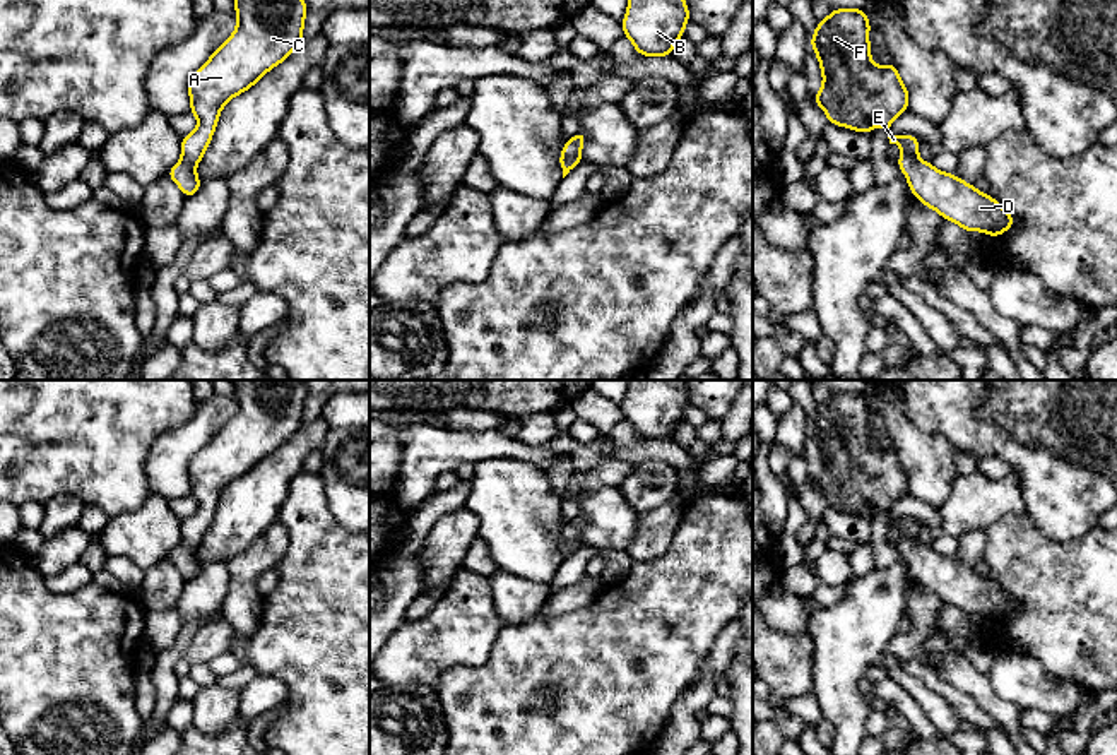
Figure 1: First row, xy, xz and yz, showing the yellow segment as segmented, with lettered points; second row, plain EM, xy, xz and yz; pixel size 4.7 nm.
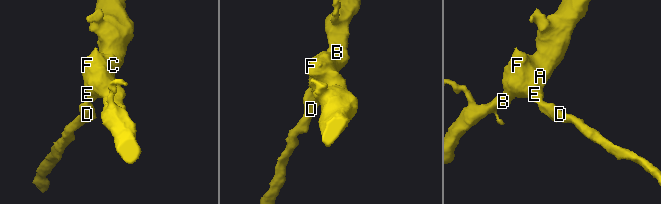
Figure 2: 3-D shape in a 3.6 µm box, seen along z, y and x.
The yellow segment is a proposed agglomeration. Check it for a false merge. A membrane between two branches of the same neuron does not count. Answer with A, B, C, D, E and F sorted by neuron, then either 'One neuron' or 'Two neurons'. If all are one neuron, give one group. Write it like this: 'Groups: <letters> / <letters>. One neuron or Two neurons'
Groups: A B C D E F. One neuron

